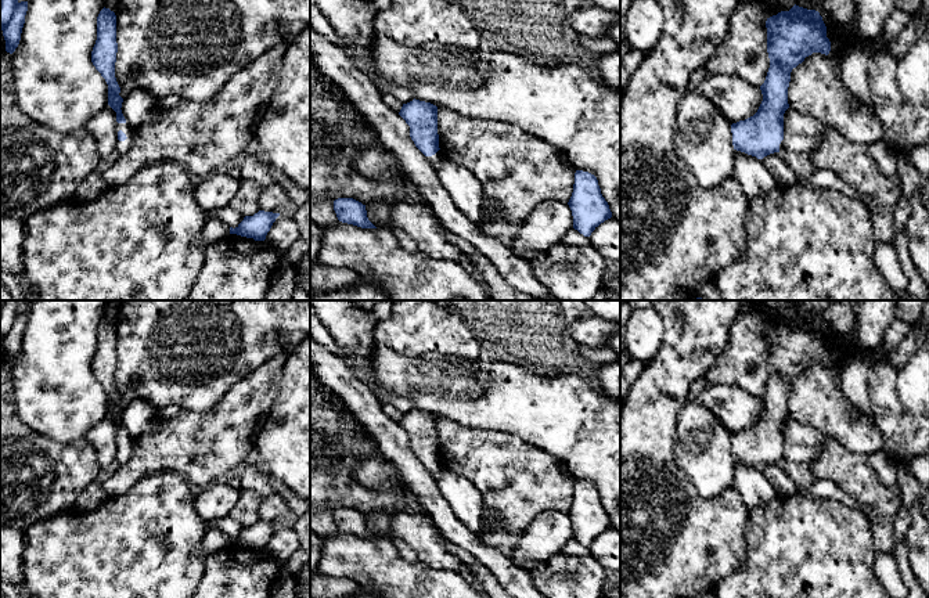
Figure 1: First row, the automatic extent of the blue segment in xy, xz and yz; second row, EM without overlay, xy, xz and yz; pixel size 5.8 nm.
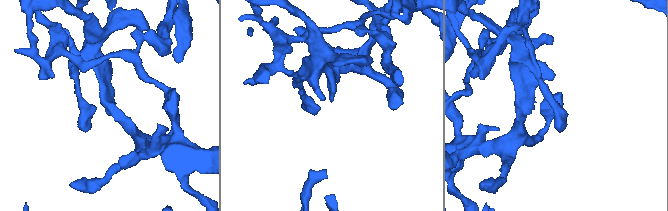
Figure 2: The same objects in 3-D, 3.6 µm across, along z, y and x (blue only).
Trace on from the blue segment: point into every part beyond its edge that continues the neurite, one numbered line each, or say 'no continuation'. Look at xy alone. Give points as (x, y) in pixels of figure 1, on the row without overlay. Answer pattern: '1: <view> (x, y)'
1: xy (121, 457)

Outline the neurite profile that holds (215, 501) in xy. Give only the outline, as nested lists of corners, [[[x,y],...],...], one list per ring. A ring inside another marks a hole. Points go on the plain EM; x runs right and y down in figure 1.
[[[213,482],[194,497],[194,508],[201,519],[216,520],[230,515],[240,497],[240,489],[227,483]]]

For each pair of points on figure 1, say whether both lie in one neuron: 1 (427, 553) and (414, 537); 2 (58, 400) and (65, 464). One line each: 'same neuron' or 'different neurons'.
1: same neuron
2: different neurons

